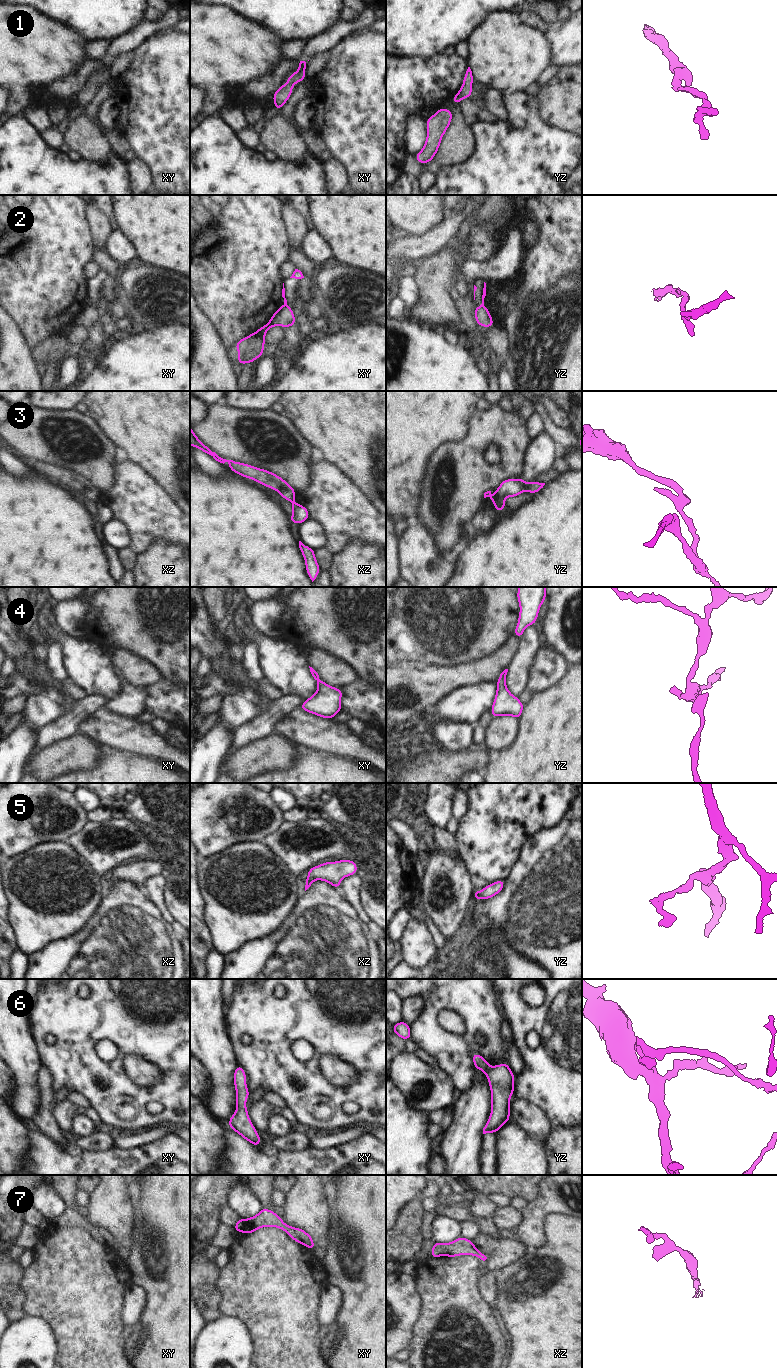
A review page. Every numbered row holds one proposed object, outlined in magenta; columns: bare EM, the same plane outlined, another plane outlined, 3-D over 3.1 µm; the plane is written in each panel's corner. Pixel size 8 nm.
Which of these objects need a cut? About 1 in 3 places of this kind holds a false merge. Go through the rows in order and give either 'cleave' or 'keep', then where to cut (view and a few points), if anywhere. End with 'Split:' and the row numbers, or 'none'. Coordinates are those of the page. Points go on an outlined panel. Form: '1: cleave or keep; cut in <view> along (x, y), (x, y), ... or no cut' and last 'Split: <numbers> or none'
1: keep; no cut
2: cleave; cut in yz along (483, 304), (480, 306)
3: cleave; cut in yz along (496, 495), (497, 502), (495, 504)
4: keep; no cut
5: keep; no cut
6: keep; no cut
7: keep; no cut
Split: 2, 3

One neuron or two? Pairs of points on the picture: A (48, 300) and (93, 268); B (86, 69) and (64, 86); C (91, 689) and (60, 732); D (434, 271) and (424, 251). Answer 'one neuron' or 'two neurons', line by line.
A: two neurons
B: one neuron
C: two neurons
D: two neurons

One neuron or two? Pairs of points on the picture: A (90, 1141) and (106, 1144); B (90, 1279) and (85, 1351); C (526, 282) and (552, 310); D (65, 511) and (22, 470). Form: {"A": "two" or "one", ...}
{"A": "one", "B": "one", "C": "two", "D": "two"}

